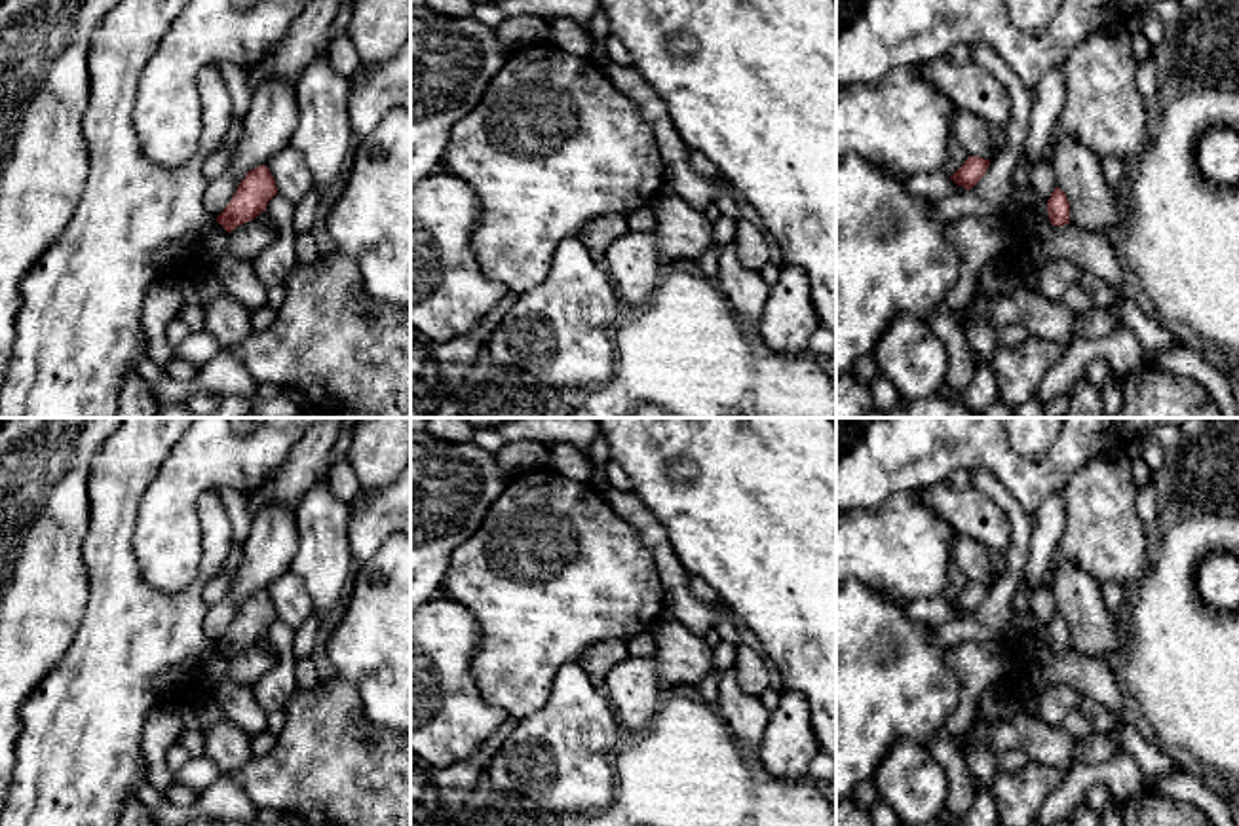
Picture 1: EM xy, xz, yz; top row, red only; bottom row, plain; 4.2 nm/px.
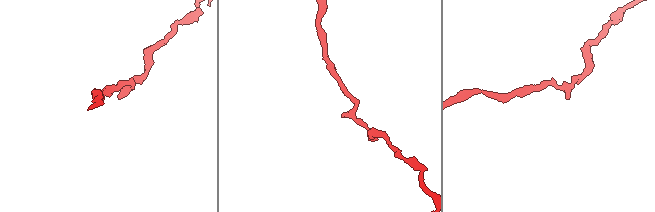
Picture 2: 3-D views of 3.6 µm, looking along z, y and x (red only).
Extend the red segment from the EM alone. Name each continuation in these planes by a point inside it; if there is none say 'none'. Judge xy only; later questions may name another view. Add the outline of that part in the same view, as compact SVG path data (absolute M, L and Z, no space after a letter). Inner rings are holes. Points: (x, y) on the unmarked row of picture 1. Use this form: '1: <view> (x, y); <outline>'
none

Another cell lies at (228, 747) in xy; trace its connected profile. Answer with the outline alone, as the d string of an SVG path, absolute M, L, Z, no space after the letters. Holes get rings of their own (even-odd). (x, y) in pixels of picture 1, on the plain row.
M222 720L205 733L205 756L226 775L253 760L251 737L247 731Z

